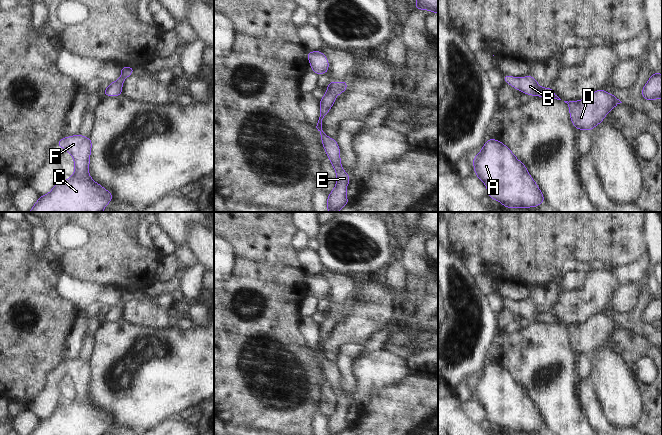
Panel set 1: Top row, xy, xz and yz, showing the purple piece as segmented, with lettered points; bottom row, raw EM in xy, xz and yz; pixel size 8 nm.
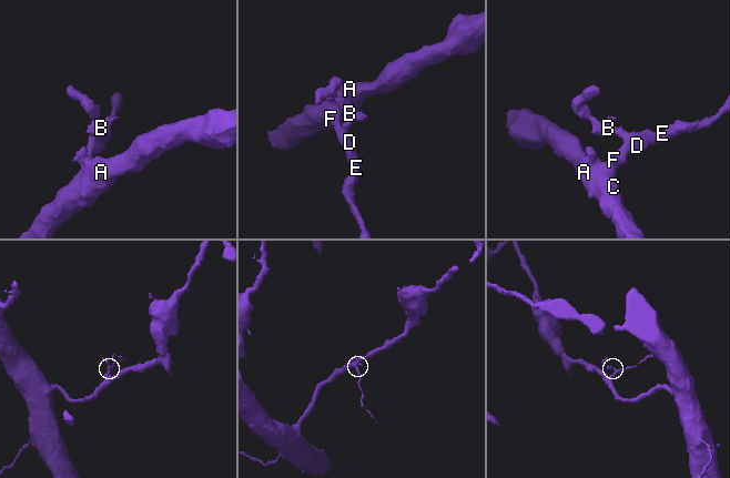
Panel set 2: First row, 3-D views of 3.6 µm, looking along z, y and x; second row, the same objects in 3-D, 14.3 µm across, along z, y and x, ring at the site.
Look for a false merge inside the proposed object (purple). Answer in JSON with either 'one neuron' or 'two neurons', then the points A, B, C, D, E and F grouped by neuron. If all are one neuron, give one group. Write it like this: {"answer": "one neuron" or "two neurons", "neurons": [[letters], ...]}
{"answer": "one neuron", "neurons": [["A", "B", "C", "D", "E", "F"]]}

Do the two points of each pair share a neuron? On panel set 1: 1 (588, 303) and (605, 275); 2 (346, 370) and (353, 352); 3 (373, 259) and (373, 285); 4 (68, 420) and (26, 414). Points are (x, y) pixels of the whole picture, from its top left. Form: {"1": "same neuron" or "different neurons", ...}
{"1": "same neuron", "2": "same neuron", "3": "different neurons", "4": "different neurons"}

